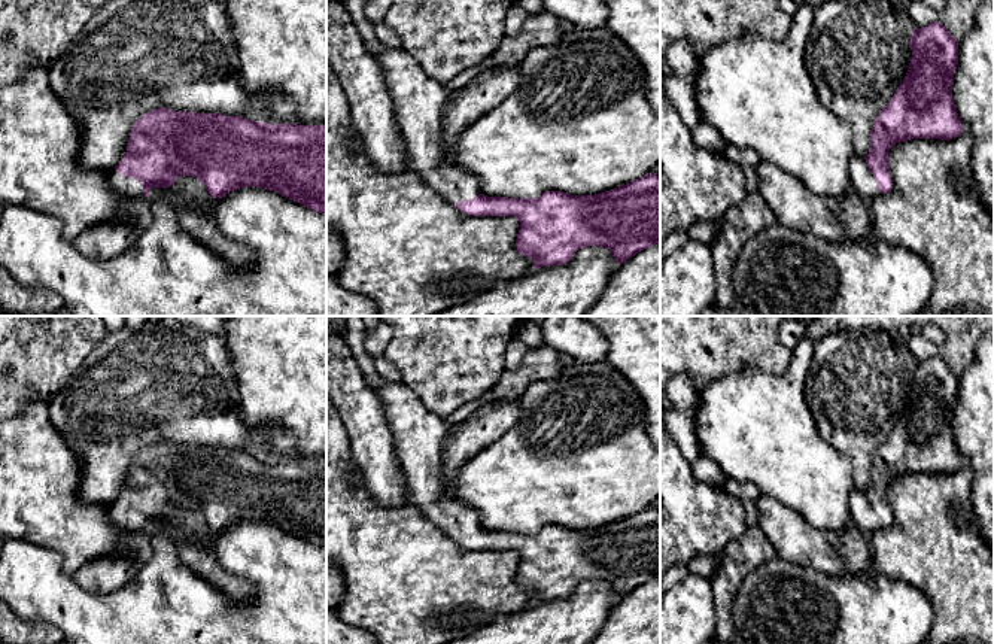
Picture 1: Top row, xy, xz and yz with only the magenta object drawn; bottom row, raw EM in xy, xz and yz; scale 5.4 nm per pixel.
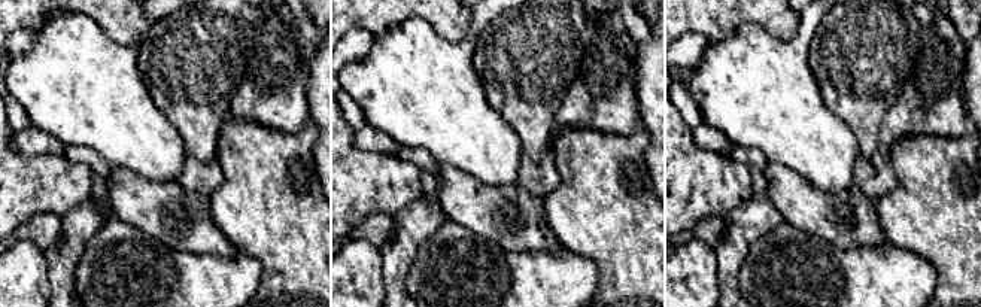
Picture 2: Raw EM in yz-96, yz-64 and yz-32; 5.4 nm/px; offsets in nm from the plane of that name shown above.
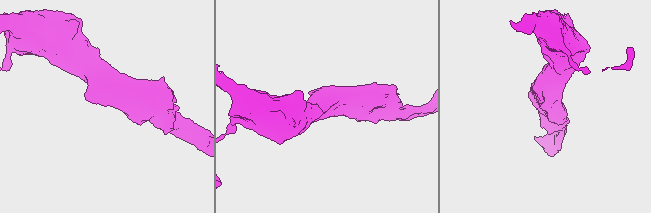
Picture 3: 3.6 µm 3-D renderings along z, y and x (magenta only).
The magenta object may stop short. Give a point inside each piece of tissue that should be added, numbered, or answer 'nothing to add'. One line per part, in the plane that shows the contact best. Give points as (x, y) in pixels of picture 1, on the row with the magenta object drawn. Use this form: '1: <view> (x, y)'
1: xy (128, 187)

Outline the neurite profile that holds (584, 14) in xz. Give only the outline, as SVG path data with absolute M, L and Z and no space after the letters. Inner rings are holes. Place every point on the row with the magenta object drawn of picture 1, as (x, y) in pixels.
M542 0L545 10L575 25L577 30L602 28L608 9L602 0Z

